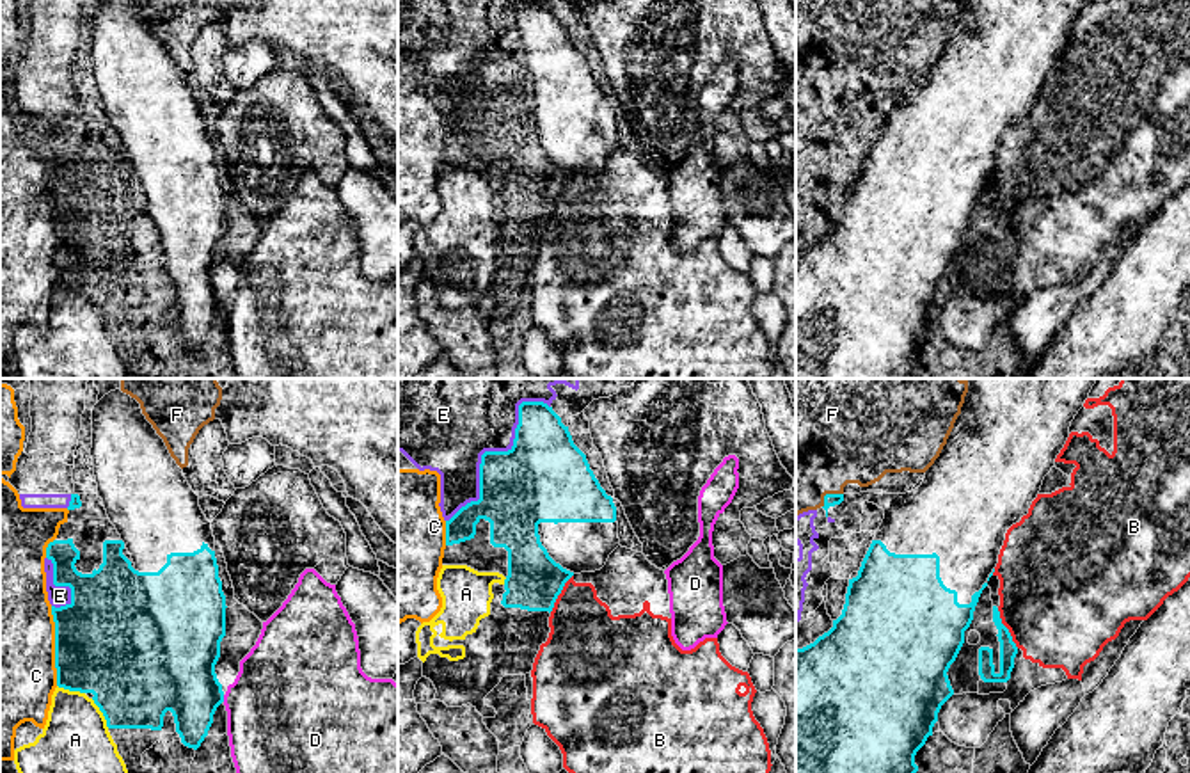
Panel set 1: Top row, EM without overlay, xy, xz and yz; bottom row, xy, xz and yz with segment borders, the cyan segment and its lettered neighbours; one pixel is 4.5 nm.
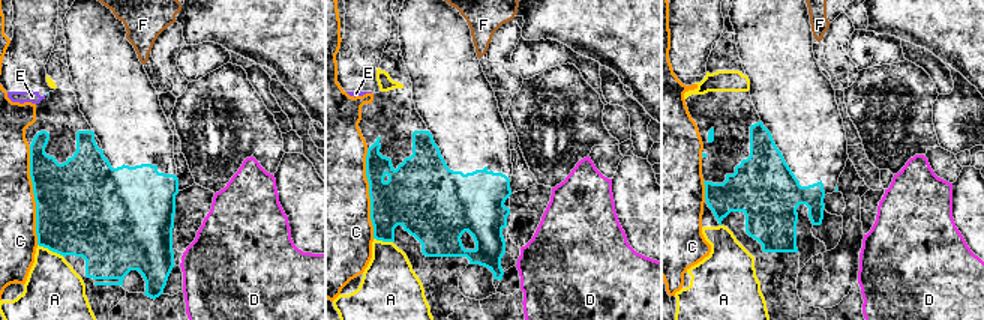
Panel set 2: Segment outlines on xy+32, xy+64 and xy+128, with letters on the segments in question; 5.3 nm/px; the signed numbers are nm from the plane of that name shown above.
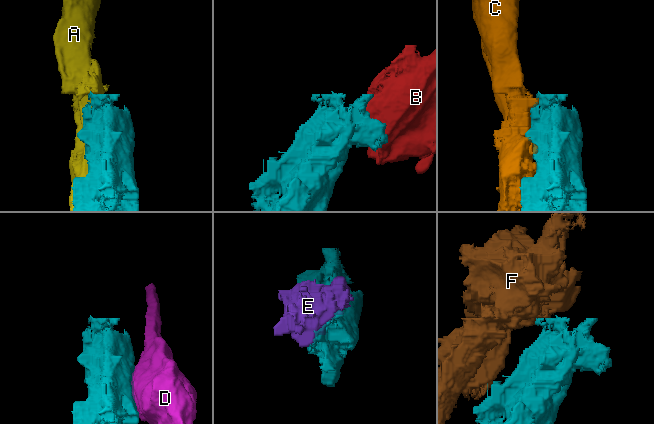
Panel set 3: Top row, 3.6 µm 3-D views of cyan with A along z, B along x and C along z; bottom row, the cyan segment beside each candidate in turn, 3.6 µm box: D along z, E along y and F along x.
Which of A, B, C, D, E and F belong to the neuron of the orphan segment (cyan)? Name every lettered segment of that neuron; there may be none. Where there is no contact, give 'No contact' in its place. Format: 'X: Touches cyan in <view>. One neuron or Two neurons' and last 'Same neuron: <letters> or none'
A: Touches cyan in xy. Two neurons
B: Touches cyan in yz. Two neurons
C: Touches cyan in xy. Two neurons
D: Touches cyan in xy. Two neurons
E: Touches cyan in xz. Two neurons
F: Touches cyan in yz. Two neurons
Same neuron: none

